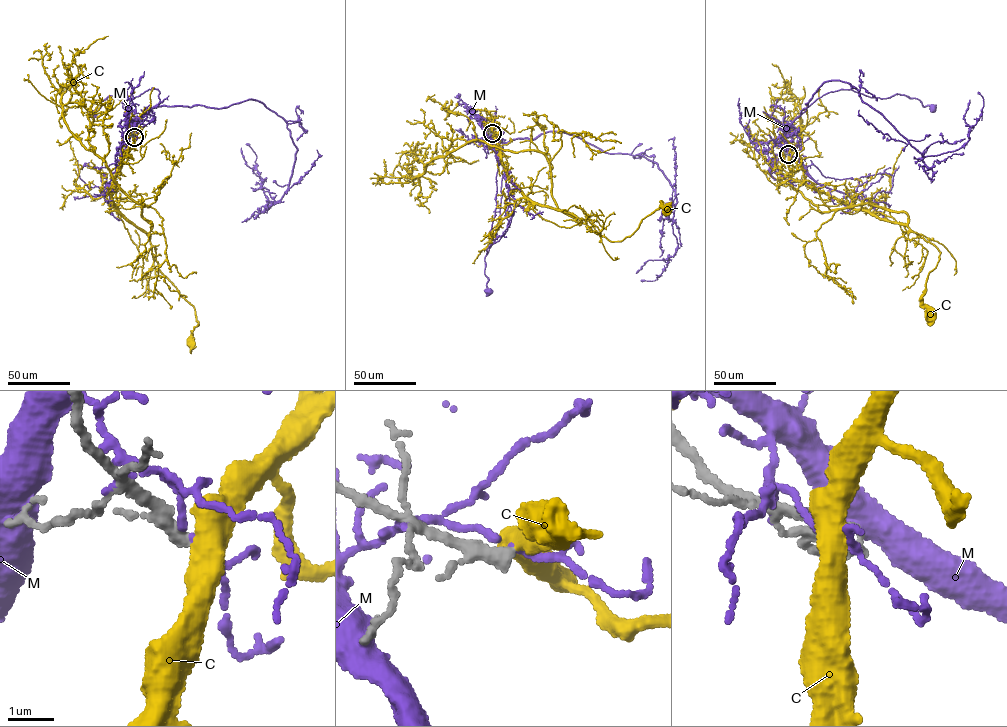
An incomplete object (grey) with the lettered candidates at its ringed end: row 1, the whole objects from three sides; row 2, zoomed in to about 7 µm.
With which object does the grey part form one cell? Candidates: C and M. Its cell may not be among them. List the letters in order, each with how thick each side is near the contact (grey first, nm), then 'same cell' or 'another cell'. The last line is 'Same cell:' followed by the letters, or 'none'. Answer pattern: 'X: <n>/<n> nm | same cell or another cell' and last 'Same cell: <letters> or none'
C: 240/500 nm | another cell
M: 280/100 nm | another cell
Same cell: none

